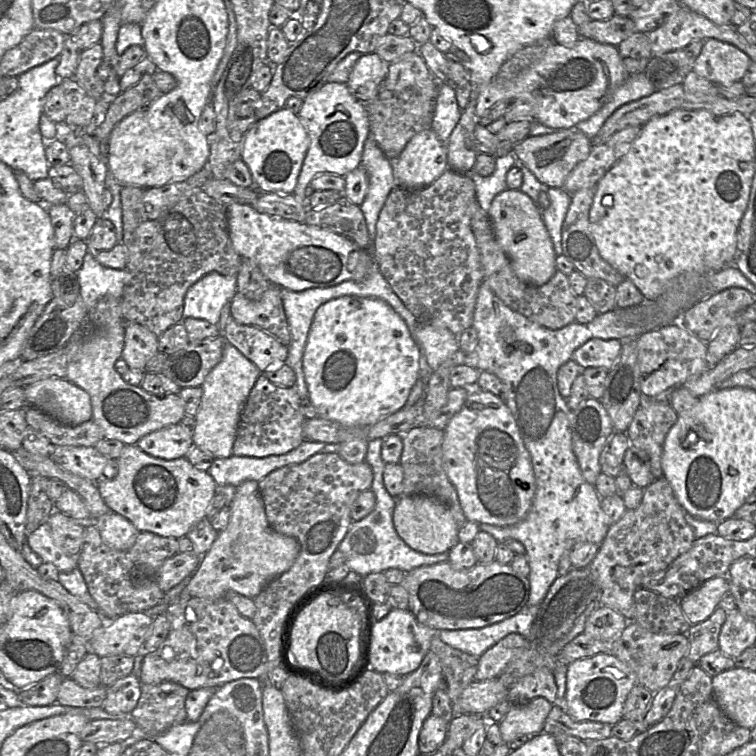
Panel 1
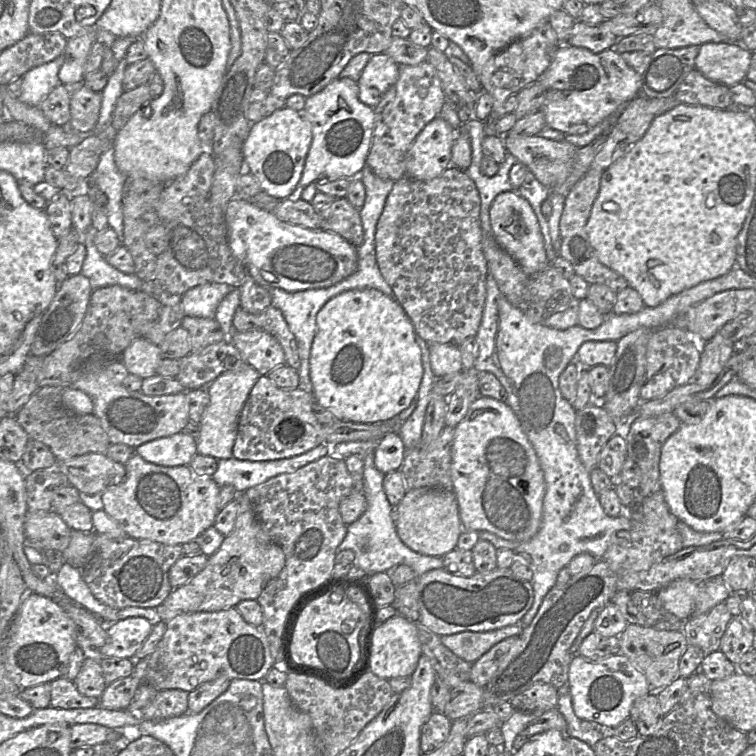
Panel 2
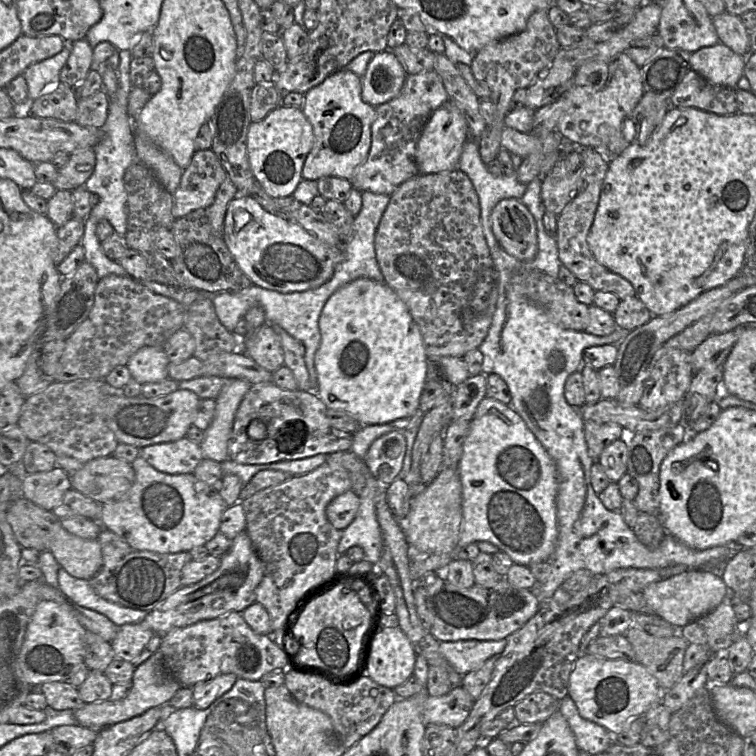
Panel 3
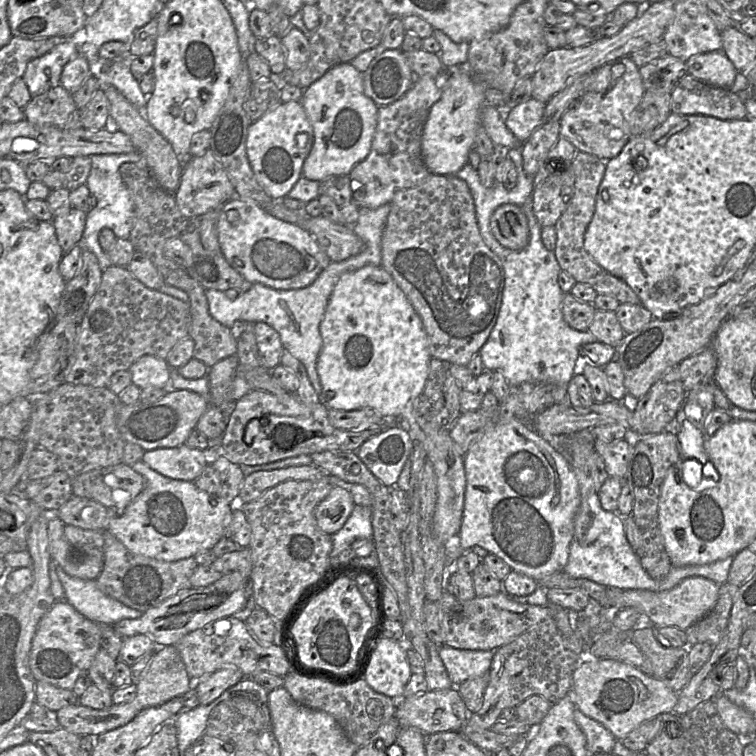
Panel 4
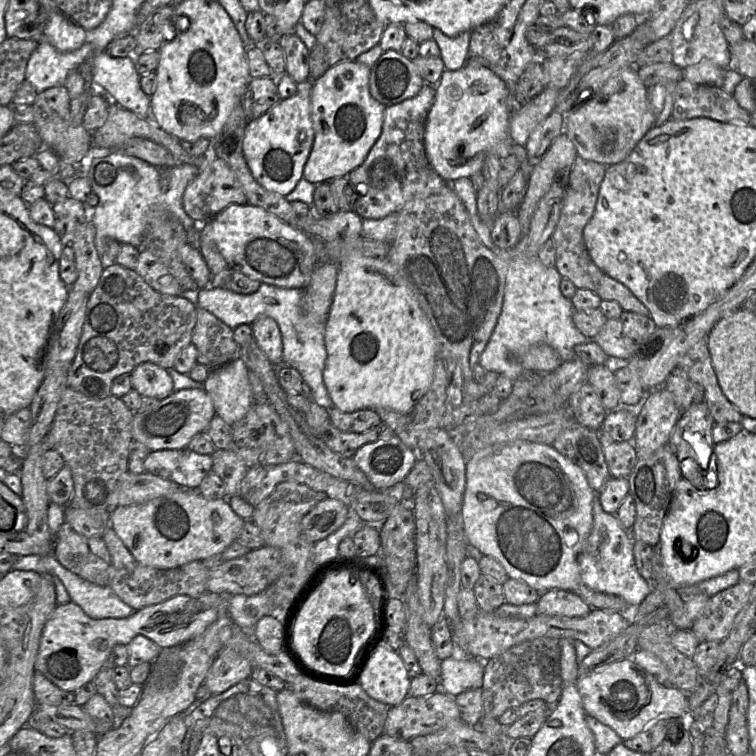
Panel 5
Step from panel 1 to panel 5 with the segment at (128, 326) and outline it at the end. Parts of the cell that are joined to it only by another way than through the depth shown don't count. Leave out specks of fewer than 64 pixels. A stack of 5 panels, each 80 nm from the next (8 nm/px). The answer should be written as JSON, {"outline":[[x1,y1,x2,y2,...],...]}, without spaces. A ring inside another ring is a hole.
{"outline":[[152,362,139,364,130,375,132,389,141,396,162,400,174,392,173,379,168,370]]}

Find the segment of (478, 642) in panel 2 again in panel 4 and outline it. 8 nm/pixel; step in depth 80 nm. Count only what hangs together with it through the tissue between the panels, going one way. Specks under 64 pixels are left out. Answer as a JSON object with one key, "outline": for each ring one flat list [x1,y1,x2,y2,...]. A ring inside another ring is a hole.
{"outline":[[448,645,438,648,453,687,471,678,486,676,495,652,496,650,456,649]]}

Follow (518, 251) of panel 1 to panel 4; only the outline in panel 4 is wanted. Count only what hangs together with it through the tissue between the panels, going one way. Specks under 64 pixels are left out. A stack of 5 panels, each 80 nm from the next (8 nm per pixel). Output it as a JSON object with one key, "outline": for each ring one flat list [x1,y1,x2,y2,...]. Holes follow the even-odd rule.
{"outline":[[515,204,497,207,490,219,495,239,505,248,519,251,529,242,528,219,522,208]]}

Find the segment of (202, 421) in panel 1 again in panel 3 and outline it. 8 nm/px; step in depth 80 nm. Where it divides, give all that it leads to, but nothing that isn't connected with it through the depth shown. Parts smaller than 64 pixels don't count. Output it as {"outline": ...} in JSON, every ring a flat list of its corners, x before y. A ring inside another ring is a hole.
{"outline":[[244,379,228,380,215,399,216,408,210,426,204,431,200,444,204,458,223,462,229,459,228,441,237,409,251,384]]}

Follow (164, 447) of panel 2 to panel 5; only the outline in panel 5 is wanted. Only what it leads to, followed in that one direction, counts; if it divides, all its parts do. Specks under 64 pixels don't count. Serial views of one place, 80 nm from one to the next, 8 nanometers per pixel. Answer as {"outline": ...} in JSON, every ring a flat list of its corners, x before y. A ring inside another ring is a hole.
{"outline":[[186,447,182,449,151,451,145,458,144,464,146,472,173,481,185,489,198,489,205,476,212,471,213,461,211,455,199,454]]}

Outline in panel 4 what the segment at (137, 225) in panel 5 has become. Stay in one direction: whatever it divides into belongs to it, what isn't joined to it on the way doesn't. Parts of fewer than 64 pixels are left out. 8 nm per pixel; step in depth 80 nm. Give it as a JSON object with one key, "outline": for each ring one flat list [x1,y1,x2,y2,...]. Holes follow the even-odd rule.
{"outline":[[136,151,122,154,96,154,91,156,91,161,91,171,85,184,90,193,97,198,98,204,87,213,85,229,78,245,90,250,97,257,100,269,104,272,113,266,113,263,99,243,100,231,109,228,117,238,129,240,133,227,133,198,122,180,119,169,124,163,135,163,138,167,145,168,145,162]]}

